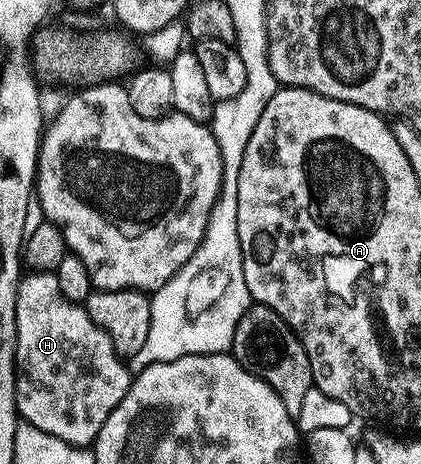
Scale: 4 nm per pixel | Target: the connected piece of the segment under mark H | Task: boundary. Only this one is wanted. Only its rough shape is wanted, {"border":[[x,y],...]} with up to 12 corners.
{"border":[[52,271],[17,294],[17,413],[88,448],[129,364]]}

